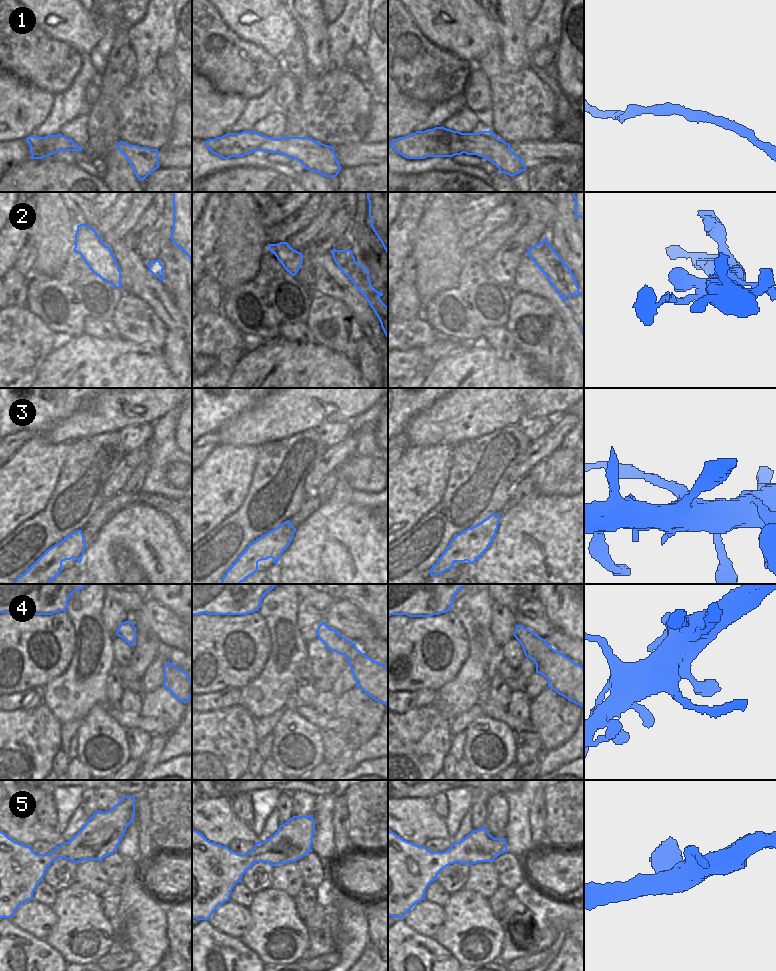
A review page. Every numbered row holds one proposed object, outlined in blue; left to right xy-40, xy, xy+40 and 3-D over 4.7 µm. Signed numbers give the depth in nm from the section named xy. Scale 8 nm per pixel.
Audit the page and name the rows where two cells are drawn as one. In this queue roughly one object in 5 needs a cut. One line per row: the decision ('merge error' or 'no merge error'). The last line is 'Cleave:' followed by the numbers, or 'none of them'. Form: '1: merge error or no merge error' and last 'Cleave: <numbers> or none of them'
1: no merge error
2: merge error
3: merge error
4: no merge error
5: no merge error
Cleave: 2, 3

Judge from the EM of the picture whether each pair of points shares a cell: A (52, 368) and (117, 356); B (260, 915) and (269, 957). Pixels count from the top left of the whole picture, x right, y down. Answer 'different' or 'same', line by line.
A: same
B: same

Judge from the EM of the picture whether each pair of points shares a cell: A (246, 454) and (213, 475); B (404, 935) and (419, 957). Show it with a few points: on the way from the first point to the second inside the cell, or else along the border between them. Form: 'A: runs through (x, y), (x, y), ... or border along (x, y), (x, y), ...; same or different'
A: runs through (238, 462), (224, 475), (221, 475); same
B: runs through (407, 940), (407, 945), (414, 952); same

